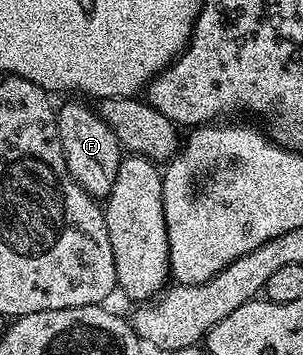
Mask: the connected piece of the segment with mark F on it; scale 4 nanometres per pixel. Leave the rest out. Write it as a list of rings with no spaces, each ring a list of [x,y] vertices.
[[[72,99],[59,106],[56,125],[59,127],[59,141],[63,147],[63,157],[71,177],[90,195],[97,199],[107,198],[117,178],[118,167],[123,158],[123,150],[113,129],[100,117],[95,108],[83,105],[83,100]]]

